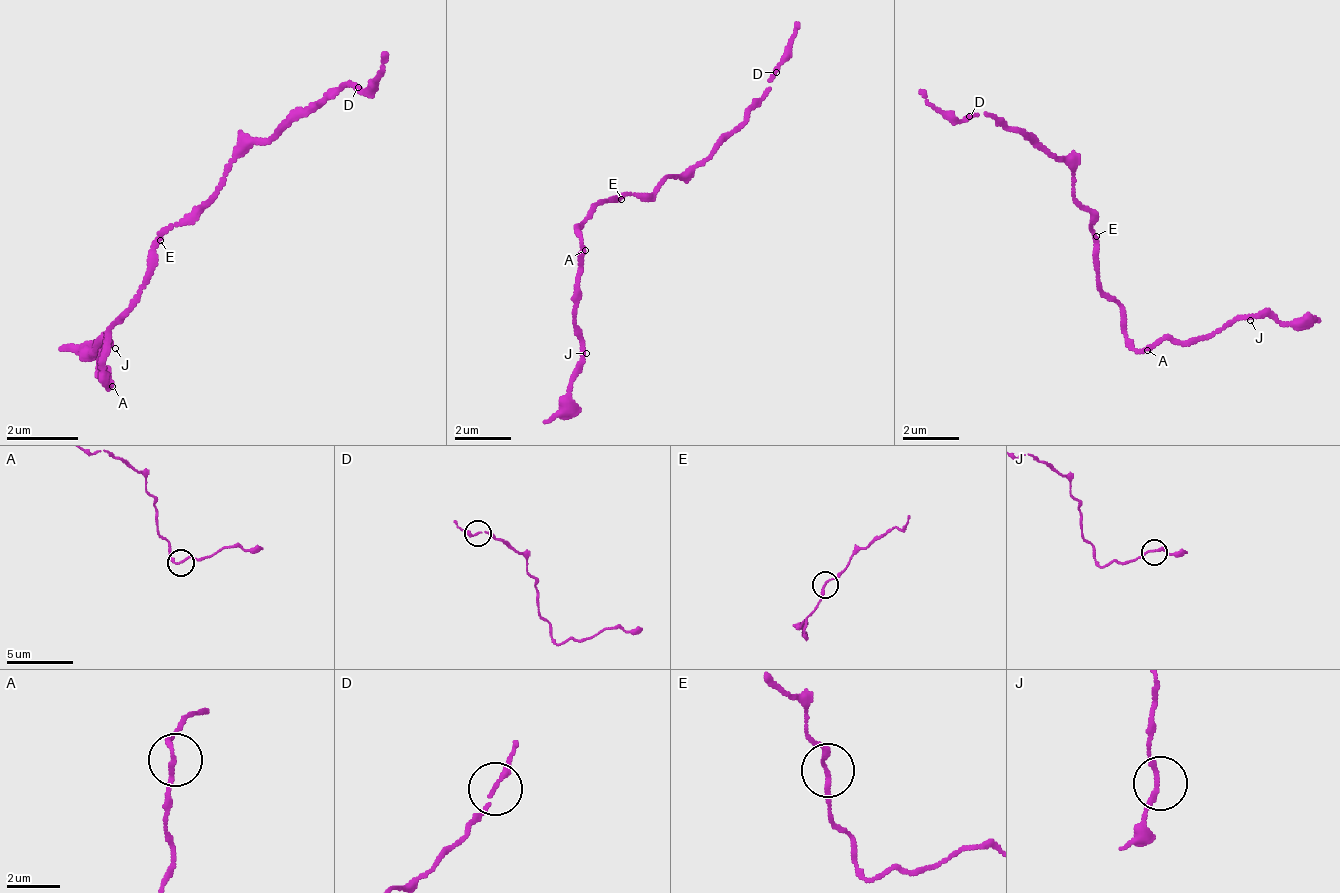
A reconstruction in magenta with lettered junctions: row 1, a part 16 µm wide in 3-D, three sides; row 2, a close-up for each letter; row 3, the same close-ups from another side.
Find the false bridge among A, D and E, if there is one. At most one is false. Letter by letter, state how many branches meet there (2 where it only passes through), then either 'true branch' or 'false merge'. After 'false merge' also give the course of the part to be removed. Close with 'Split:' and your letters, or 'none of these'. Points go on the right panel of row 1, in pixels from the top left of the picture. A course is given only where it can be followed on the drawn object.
A: 2 branches meet; true branch
D: 2 branches meet; true branch
E: 2 branches meet; true branch
Split: none of these

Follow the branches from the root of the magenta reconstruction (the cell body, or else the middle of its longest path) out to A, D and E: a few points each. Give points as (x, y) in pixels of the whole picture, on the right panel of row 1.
A: (1096, 250), (1096, 285), (1124, 313), (1124, 334), (1138, 348), (1145, 348)
D: (1096, 250), (1089, 214), (1075, 200), (1075, 172), (1019, 130), (969, 116)
E: (1096, 250), (1096, 236)

